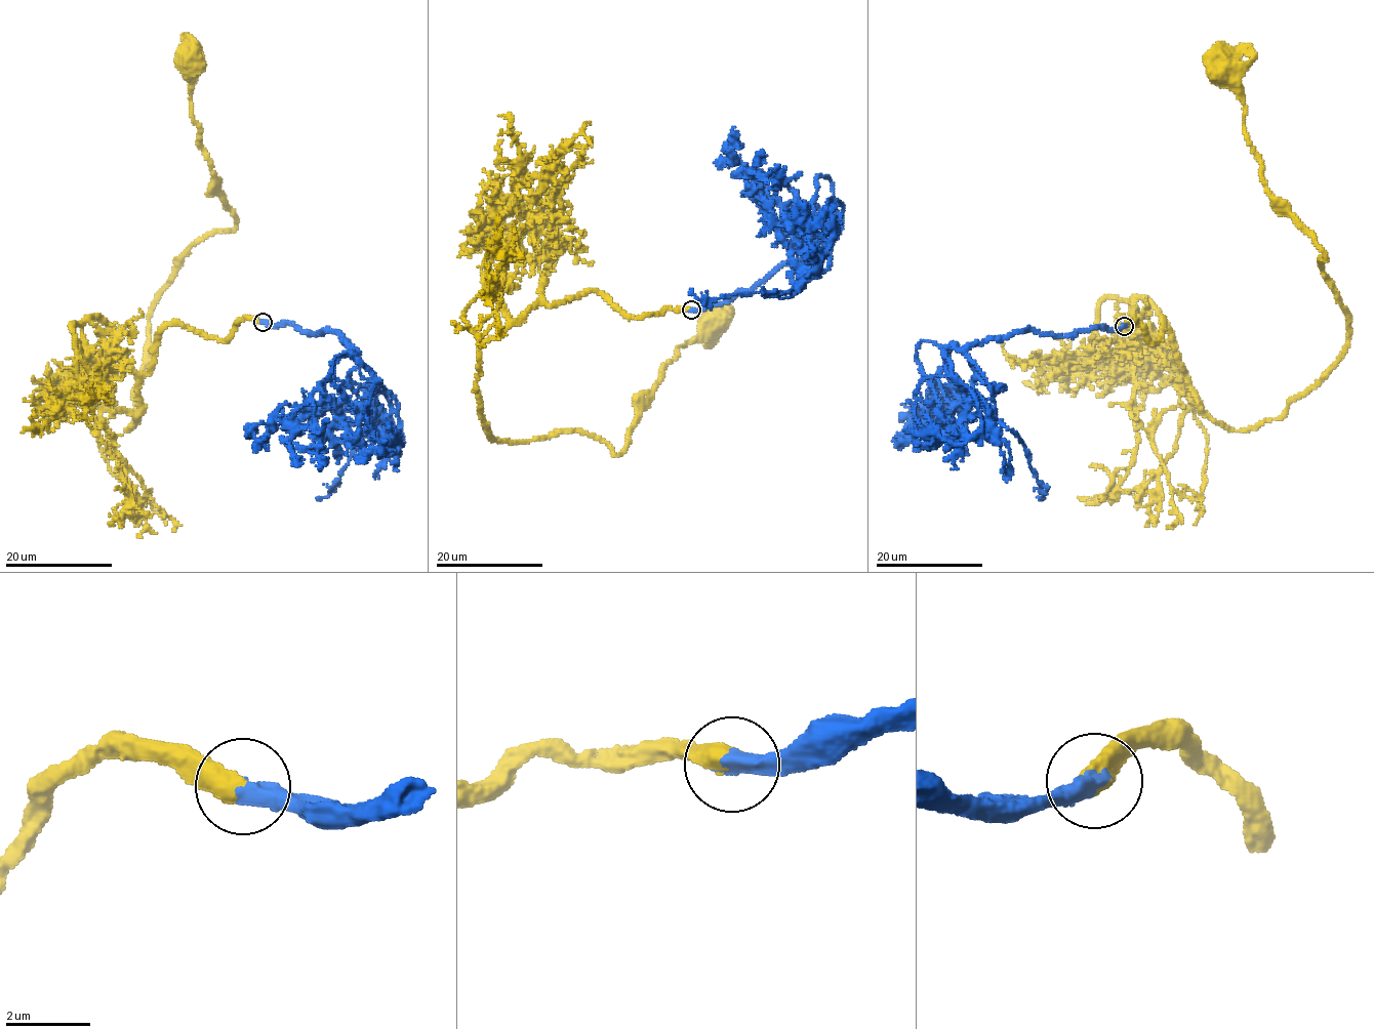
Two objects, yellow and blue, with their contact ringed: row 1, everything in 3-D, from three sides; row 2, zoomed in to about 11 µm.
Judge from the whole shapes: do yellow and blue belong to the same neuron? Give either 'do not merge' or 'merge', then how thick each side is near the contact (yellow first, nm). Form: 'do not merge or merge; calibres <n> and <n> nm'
merge; calibres 550 and 480 nm

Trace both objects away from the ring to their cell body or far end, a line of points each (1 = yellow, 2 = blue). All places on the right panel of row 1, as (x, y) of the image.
1: (1124, 326), (1165, 321), (1235, 430), (1345, 345), (1218, 67)
2: (1124, 326), (989, 337), (966, 351), (992, 389), (993, 415), (1025, 448), (1043, 495), (1037, 496)

